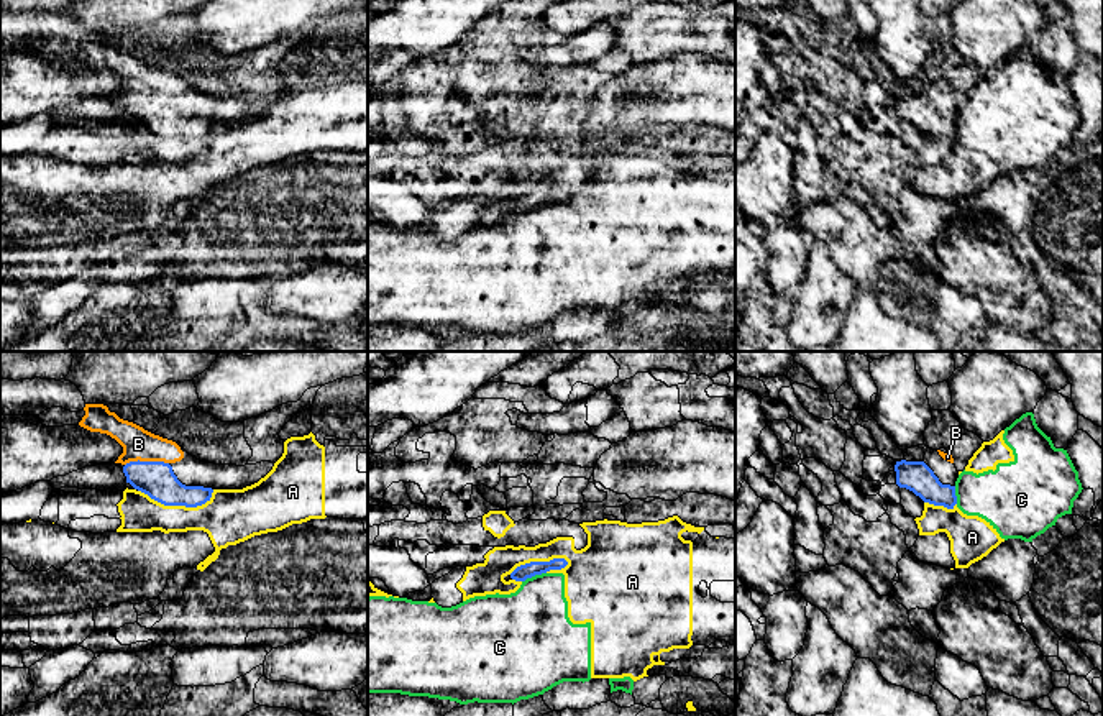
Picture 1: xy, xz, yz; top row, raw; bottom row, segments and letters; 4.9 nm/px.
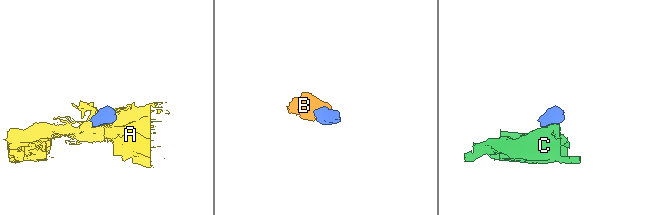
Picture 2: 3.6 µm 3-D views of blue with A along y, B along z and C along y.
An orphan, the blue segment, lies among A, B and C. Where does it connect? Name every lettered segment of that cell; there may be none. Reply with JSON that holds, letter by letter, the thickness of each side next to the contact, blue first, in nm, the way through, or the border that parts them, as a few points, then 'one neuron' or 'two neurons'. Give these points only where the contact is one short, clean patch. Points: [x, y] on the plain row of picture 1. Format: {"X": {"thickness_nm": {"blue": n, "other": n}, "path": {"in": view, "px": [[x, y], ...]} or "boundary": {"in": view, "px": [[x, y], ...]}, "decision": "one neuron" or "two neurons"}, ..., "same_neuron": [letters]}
{"A": {"thickness_nm": {"blue": 180, "other": 240}, "boundary": {"in": "xy", "px": [[138, 122], [164, 137], [186, 138], [201, 138], [214, 123]]}, "decision": "two neurons"}, "B": {"thickness_nm": {"blue": 180, "other": 160}, "path": {"in": "xy", "px": [[155, 110], [146, 94], [138, 76]]}, "decision": "one neuron"}, "C": {"thickness_nm": {"blue": 80, "other": 380}, "boundary": {"in": "xz", "px": [[545, 204], [527, 209], [522, 214]]}, "decision": "two neurons"}, "same_neuron": ["B"]}

